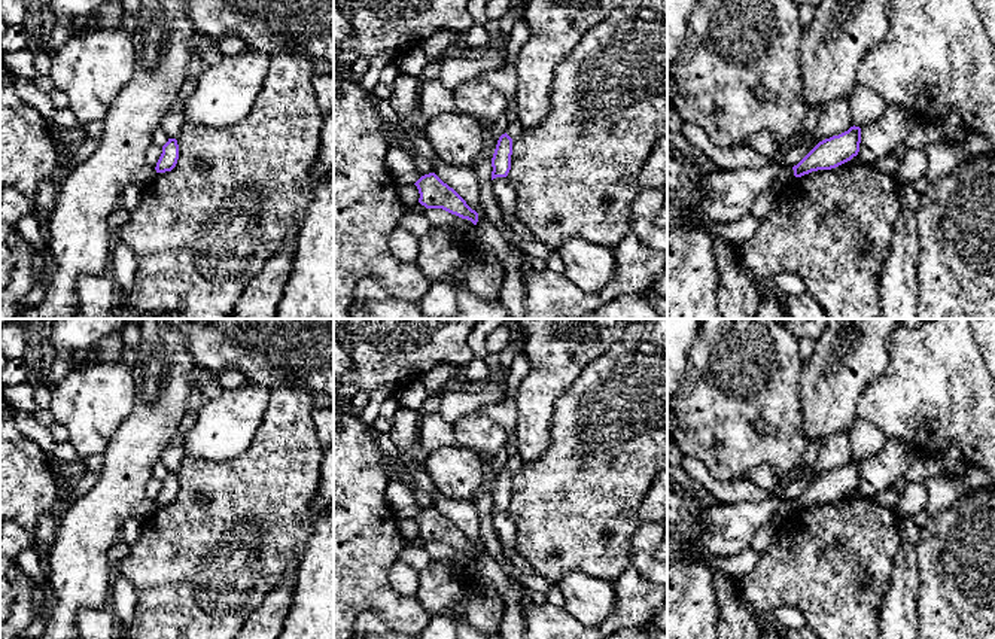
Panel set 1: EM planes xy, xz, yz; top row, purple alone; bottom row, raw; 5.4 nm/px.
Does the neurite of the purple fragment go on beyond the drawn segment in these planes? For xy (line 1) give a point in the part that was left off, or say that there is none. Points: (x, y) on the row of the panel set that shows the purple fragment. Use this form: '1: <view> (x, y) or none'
1: none

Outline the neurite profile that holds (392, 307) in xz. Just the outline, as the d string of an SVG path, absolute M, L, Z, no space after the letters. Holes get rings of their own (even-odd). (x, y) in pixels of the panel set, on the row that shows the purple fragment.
M389 296L380 301L355 299L350 305L349 319L427 319L419 302L402 301Z

